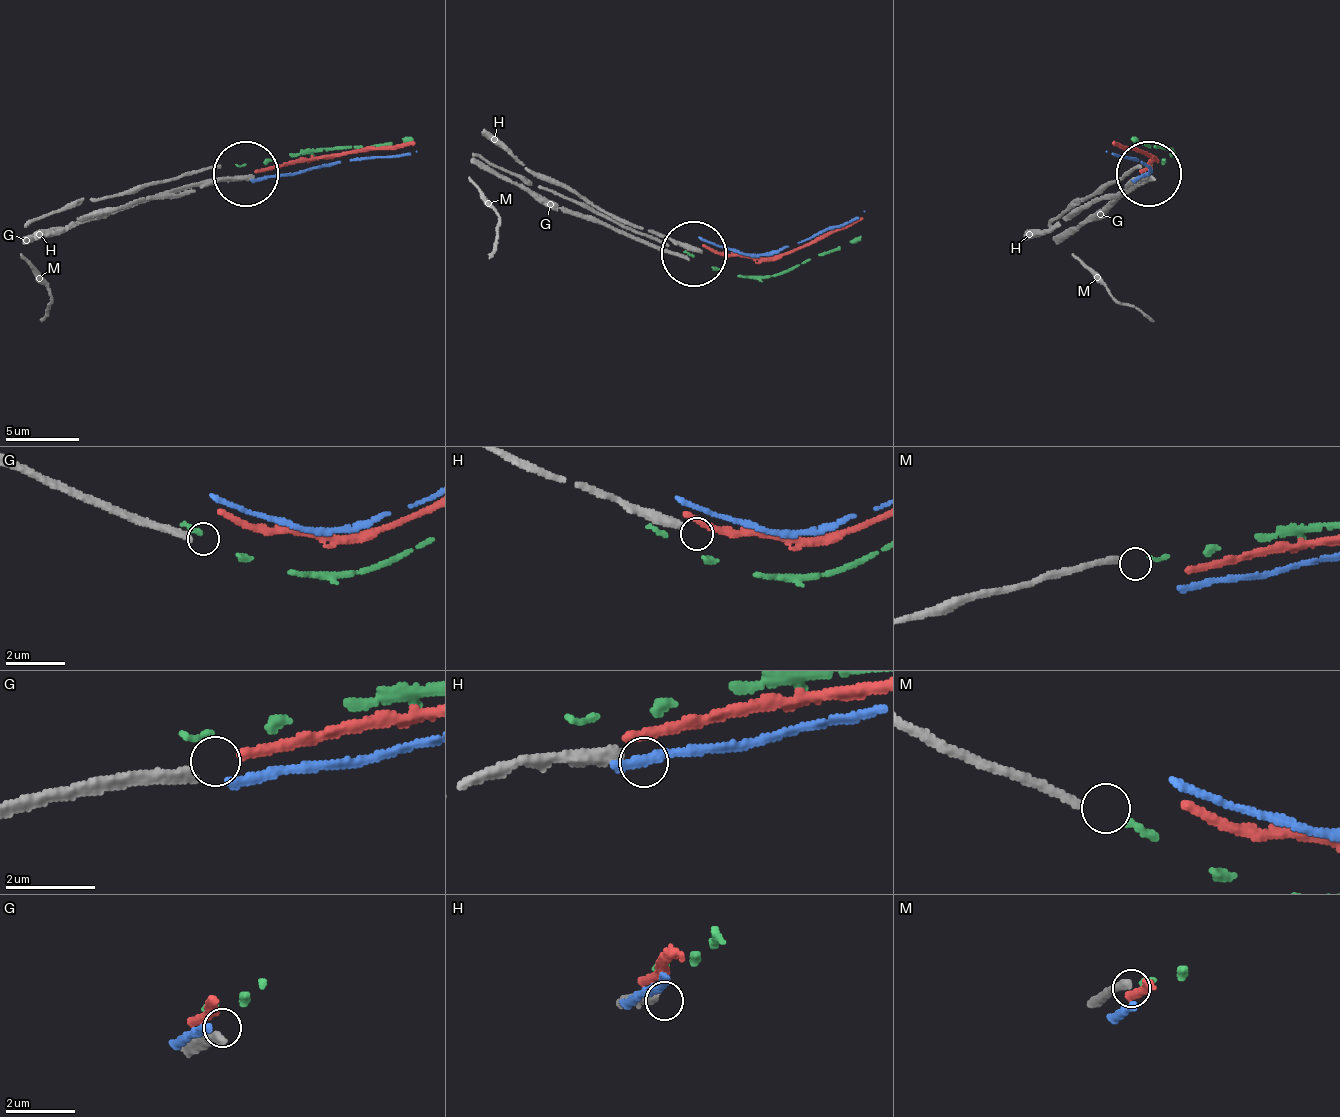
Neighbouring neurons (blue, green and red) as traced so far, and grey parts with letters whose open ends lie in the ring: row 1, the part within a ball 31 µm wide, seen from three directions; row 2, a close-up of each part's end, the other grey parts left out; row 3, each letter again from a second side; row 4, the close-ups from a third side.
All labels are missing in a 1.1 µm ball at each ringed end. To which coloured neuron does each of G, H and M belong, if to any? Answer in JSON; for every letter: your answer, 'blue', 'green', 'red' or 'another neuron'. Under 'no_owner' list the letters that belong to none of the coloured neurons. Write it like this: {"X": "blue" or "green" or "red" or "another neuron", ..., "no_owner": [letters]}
{"G": "another neuron", "H": "another neuron", "M": "green", "no_owner": ["G", "H"]}

